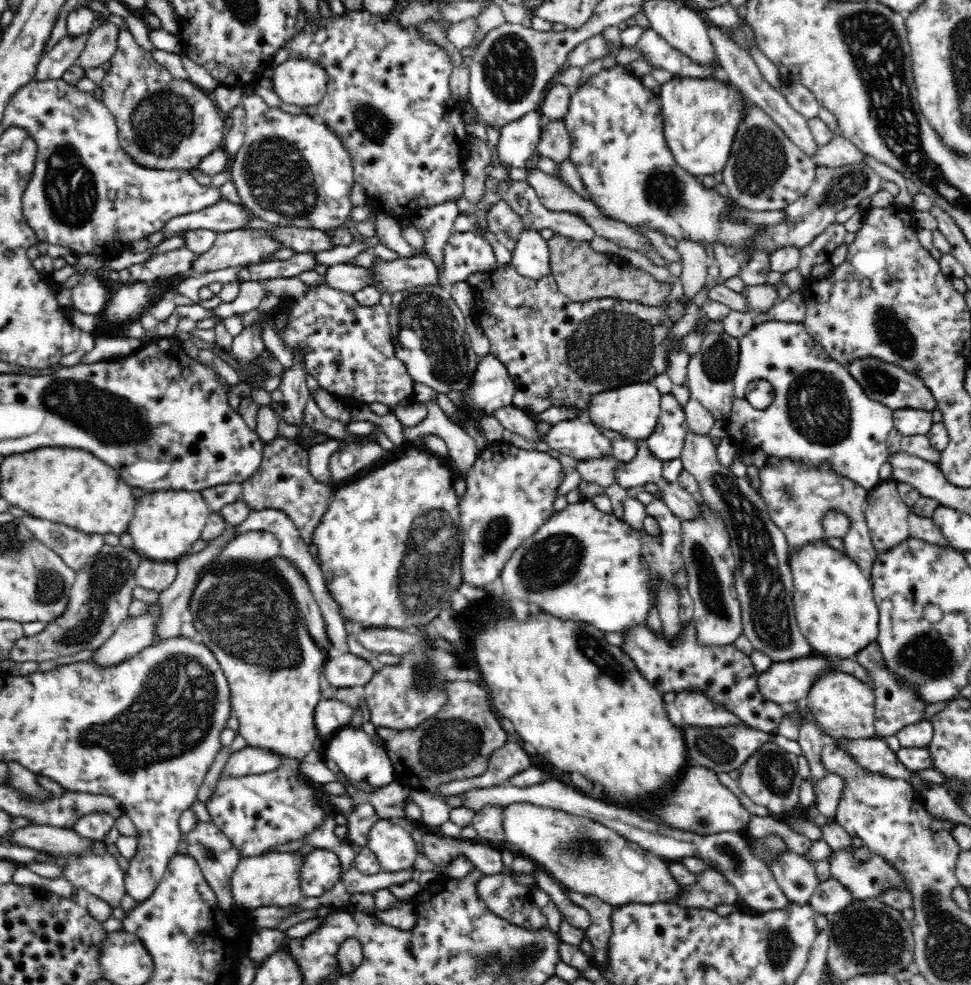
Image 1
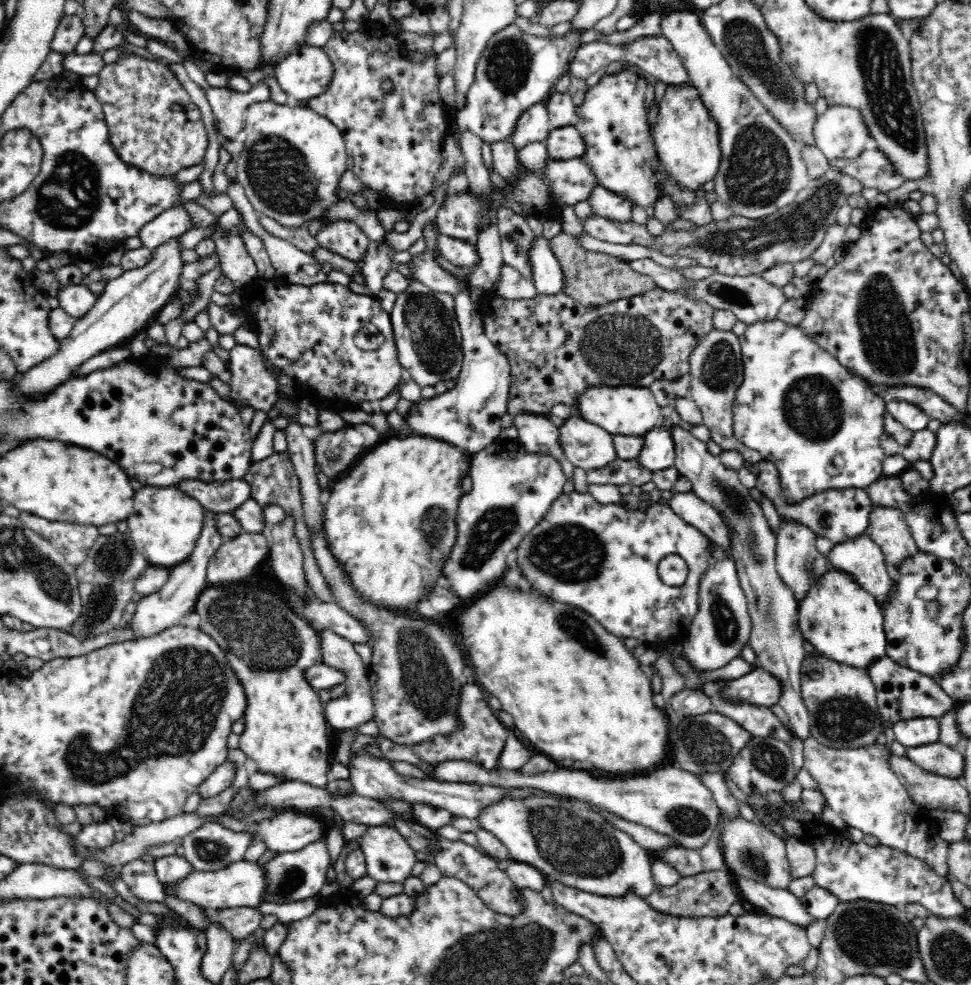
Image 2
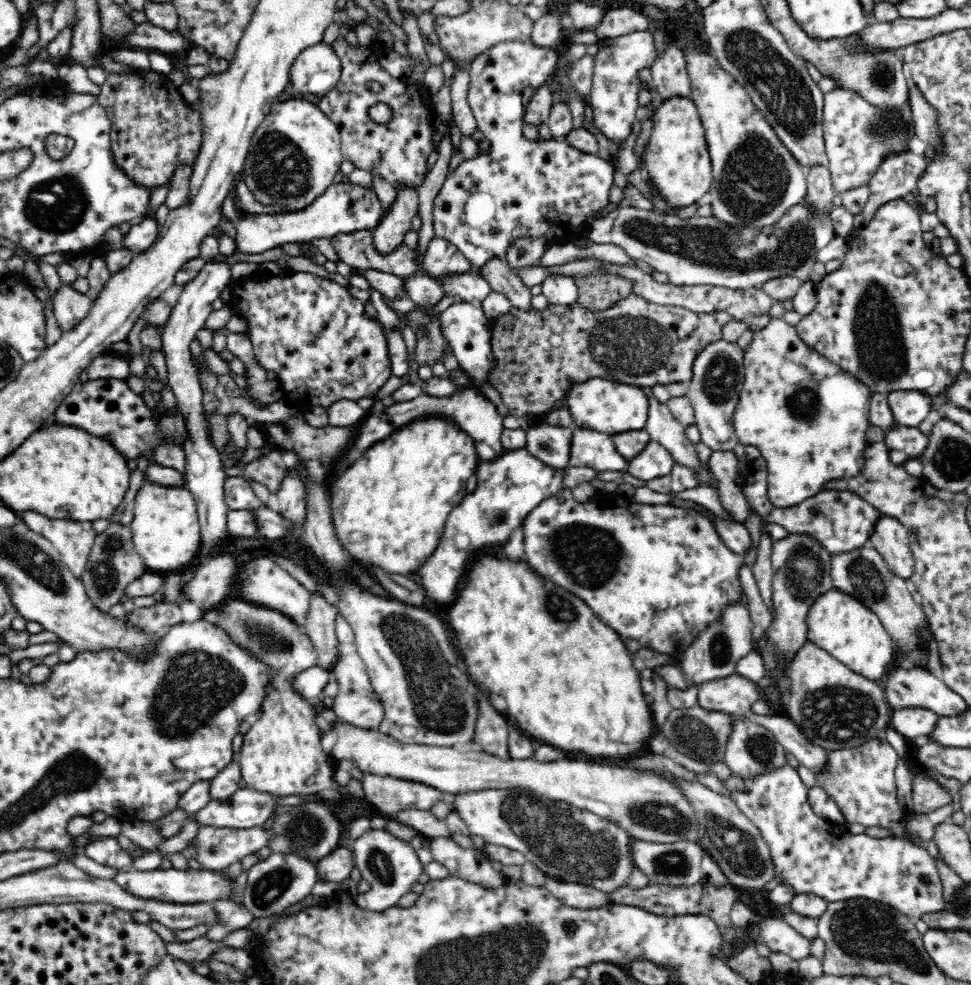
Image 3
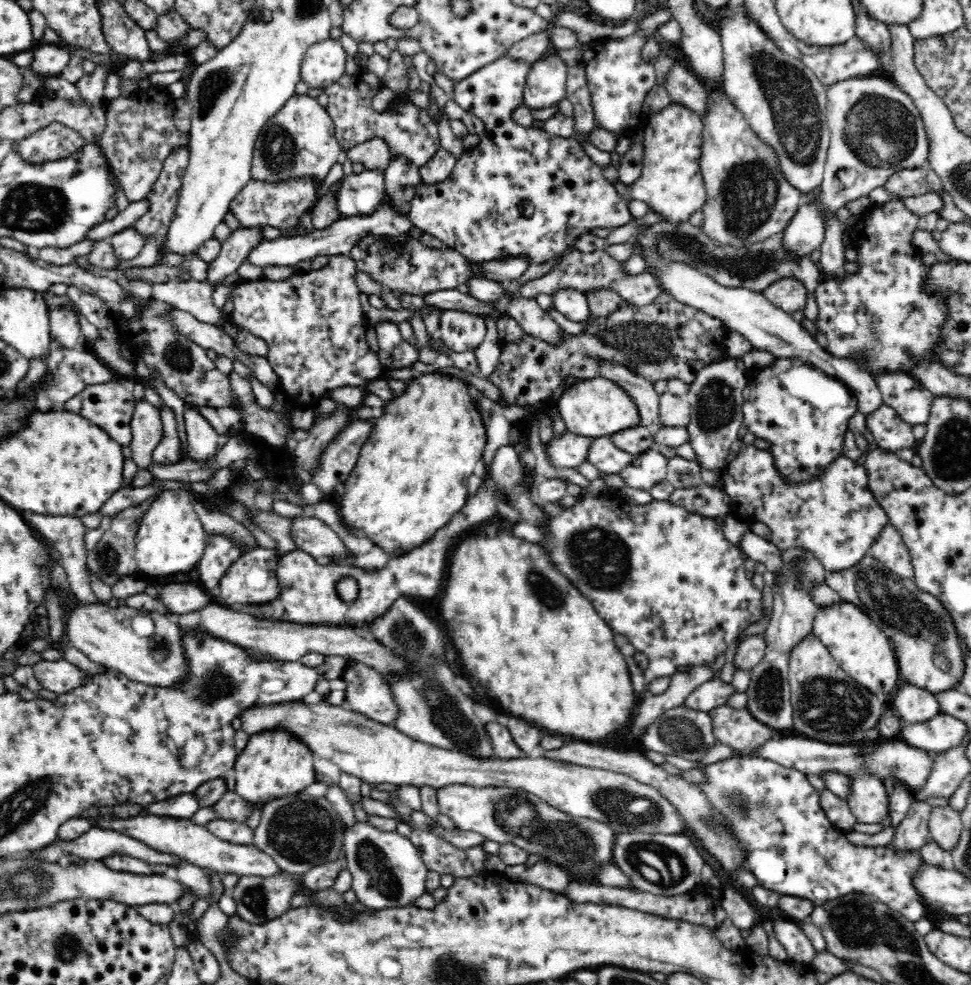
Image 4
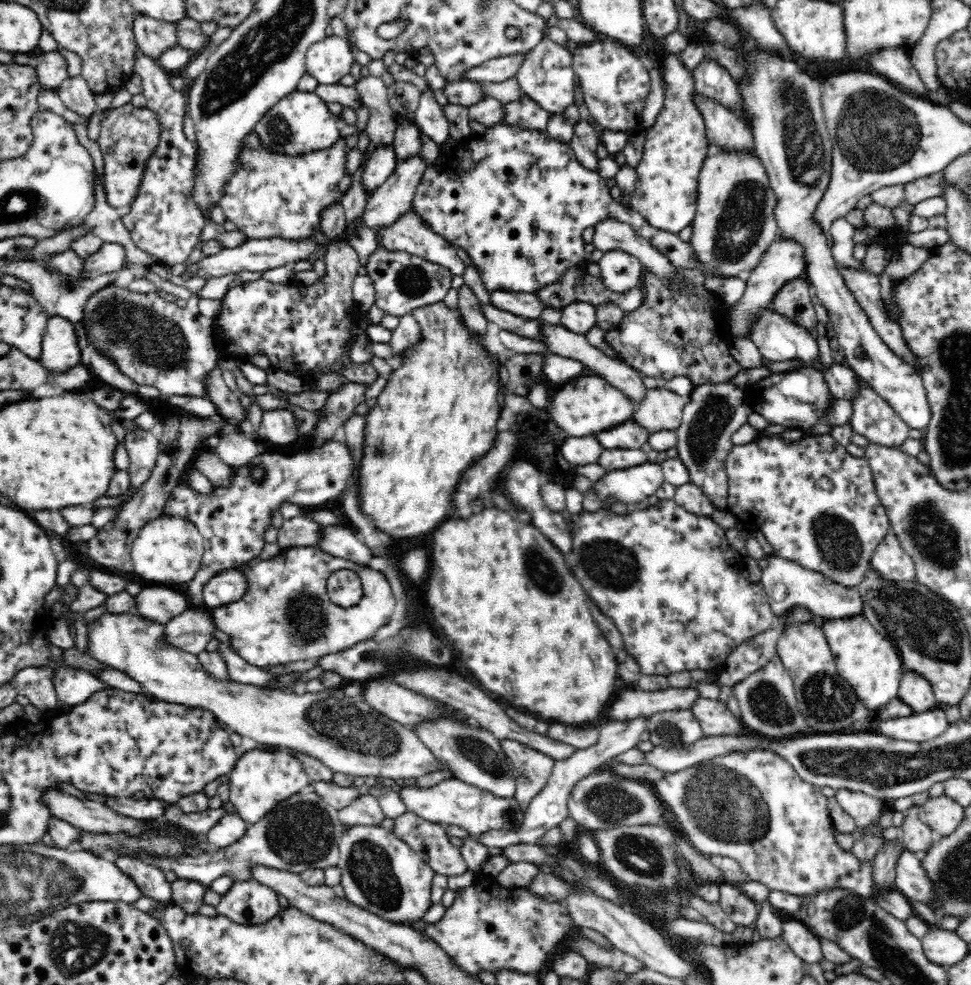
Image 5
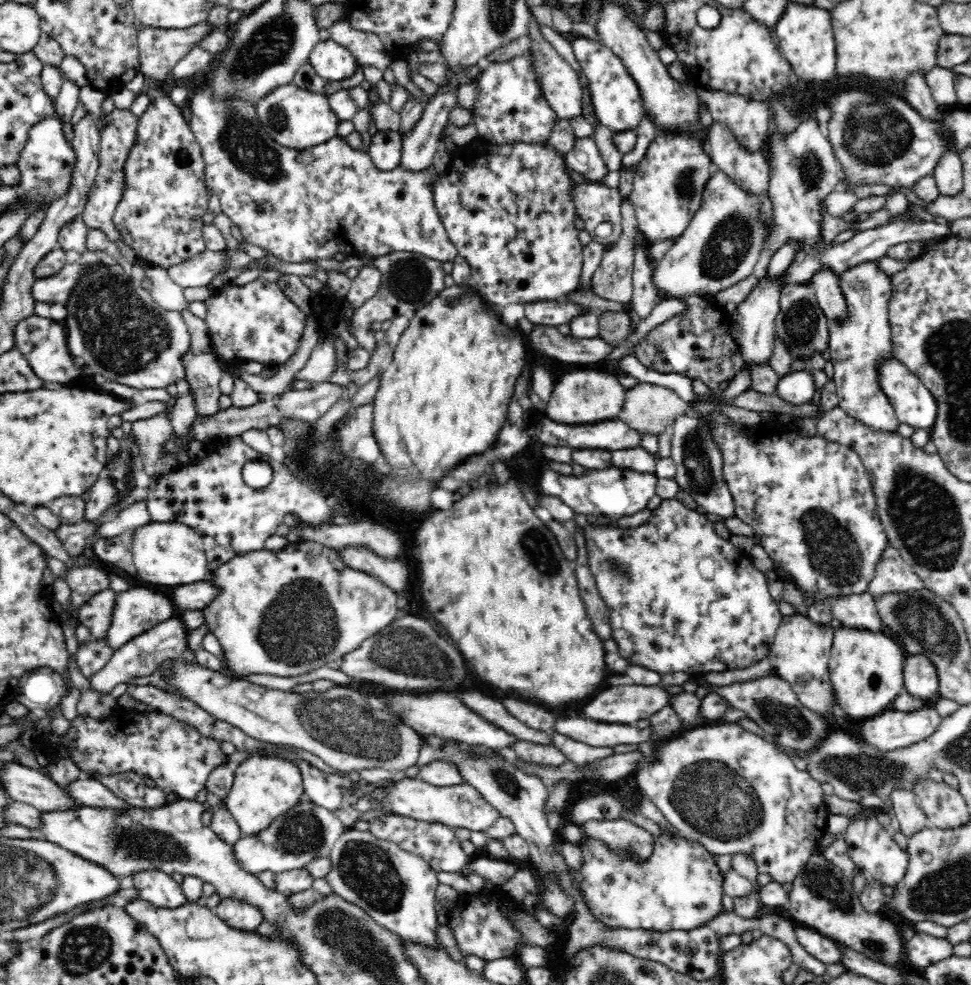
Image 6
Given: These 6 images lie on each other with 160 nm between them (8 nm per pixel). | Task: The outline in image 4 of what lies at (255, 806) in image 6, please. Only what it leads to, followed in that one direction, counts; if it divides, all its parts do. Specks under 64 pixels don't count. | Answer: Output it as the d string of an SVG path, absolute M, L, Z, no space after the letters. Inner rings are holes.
M284 728L265 729L250 735L245 748L237 754L233 768L236 772L235 791L254 806L302 792L318 781L311 748Z

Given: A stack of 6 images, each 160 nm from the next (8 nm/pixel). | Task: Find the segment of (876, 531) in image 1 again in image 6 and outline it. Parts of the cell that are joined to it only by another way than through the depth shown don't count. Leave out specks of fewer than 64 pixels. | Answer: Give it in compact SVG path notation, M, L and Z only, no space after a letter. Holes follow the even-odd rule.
M888 544L874 568L872 580L867 592L872 597L880 597L888 592L902 592L922 589L924 583L913 568L899 555L899 552Z

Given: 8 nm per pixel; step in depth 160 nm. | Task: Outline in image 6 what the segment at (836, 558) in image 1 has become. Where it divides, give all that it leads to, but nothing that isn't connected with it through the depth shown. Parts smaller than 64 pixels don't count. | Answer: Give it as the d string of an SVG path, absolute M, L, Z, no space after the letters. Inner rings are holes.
M842 626L834 632L829 664L830 678L834 687L837 704L843 708L849 718L871 718L890 710L892 700L905 691L903 683L904 652L886 633L872 632L866 629Z

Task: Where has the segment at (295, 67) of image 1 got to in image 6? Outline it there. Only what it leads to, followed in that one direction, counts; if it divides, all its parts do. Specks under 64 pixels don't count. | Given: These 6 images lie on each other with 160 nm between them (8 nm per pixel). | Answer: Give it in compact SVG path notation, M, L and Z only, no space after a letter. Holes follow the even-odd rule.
M332 39L320 41L312 49L308 62L316 74L328 82L354 76L359 66L354 55L344 45Z

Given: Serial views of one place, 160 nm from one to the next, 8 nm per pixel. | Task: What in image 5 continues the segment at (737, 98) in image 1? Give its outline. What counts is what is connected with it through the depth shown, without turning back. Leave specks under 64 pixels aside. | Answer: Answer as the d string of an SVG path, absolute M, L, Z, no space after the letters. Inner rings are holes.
M676 55L661 57L664 75L664 107L654 124L646 128L646 144L642 160L636 166L638 181L631 199L631 208L638 211L652 226L679 233L694 220L699 171L710 152L705 121L692 101L692 76Z

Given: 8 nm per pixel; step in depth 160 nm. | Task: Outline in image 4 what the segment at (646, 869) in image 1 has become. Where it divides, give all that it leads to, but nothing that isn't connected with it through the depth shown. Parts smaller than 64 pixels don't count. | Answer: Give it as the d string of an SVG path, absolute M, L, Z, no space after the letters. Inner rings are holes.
M455 784L437 789L439 814L449 816L460 830L477 832L500 844L512 843L536 854L540 860L566 870L571 880L598 882L601 864L614 865L613 846L617 833L610 824L570 816L522 789L476 788Z

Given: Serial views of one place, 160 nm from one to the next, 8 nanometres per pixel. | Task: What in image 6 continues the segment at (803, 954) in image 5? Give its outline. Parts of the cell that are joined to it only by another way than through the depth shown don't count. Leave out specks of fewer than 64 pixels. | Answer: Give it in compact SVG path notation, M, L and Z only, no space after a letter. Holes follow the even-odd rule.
M795 923L794 933L796 933L798 943L802 945L804 951L808 952L808 955L814 956L824 964L840 963L840 955L838 955L840 954L838 951L840 944L836 941L797 923Z

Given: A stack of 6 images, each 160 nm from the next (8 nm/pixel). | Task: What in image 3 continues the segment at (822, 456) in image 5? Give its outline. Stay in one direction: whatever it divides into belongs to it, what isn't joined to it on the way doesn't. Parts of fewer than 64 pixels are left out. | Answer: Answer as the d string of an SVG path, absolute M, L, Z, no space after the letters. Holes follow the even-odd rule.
M761 456L748 463L744 480L739 483L749 508L756 510L764 522L780 524L788 532L799 534L806 532L831 554L850 552L869 543L870 535L882 514L870 503L860 498L860 495L850 491L841 491L834 486L817 492L813 497L803 500L800 504L788 508L778 508L769 501L767 478L767 462Z

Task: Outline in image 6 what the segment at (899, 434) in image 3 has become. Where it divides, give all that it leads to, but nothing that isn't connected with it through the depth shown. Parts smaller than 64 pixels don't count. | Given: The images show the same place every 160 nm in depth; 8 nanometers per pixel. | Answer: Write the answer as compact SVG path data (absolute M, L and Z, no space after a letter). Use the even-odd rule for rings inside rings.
M868 262L839 273L839 281L846 297L849 317L843 325L829 323L829 349L838 406L865 427L884 433L898 433L900 421L880 387L876 371L882 358L894 356L888 316L890 275L880 271L875 262Z

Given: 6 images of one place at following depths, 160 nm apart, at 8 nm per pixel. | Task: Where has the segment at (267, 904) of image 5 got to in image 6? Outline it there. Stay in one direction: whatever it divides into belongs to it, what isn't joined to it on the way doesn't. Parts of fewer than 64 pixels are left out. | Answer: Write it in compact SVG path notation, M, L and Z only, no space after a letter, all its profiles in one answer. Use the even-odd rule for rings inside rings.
M233 896L223 897L213 911L228 926L242 930L256 930L265 920L263 912L251 902L242 902Z

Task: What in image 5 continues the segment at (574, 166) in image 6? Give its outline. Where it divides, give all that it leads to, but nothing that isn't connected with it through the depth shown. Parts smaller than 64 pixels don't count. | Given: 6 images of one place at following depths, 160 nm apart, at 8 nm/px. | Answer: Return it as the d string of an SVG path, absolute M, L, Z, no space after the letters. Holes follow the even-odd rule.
M580 119L574 126L574 137L569 143L576 159L586 168L597 171L597 147L600 144L598 130L594 123Z

